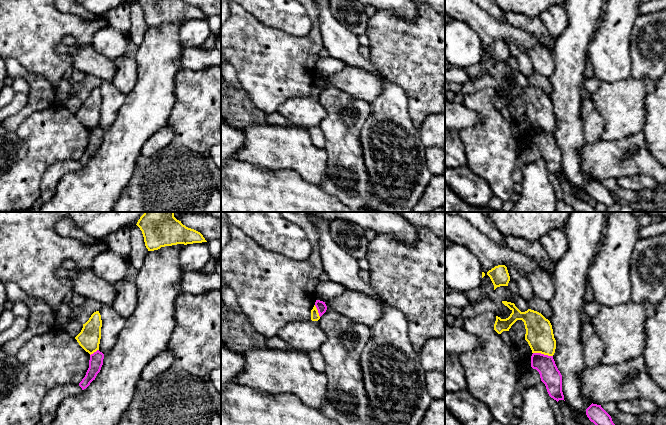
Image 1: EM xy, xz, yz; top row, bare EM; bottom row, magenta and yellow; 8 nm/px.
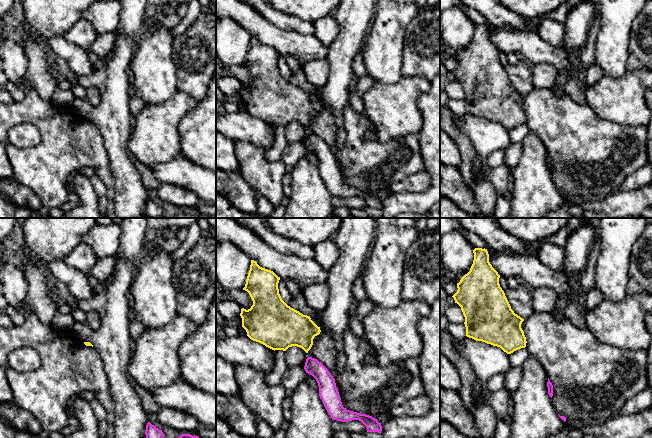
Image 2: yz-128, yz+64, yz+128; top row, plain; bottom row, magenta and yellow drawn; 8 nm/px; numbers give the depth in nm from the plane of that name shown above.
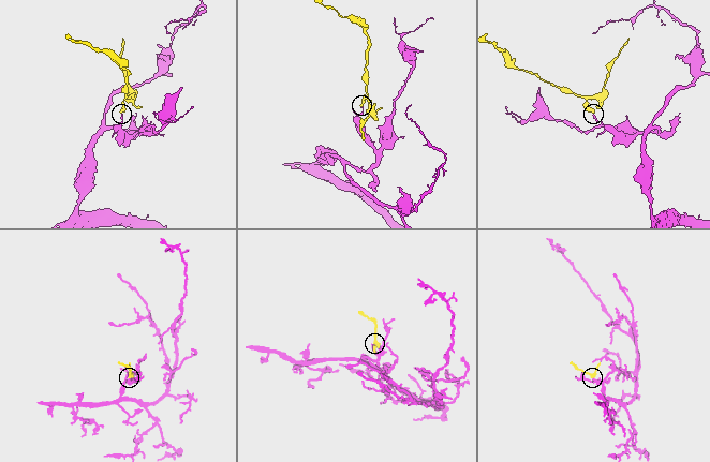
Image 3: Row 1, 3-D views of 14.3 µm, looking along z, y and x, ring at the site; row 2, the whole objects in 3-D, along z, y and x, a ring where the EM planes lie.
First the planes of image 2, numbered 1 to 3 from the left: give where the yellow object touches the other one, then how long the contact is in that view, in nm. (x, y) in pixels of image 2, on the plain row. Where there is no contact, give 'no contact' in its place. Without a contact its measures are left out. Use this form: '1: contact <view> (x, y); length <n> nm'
1: no contact
2: no contact
3: no contact

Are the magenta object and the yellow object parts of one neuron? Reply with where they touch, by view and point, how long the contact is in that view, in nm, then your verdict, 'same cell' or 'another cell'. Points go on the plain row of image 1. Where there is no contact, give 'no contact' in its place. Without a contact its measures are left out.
meets magenta in yz at (543, 130); contact 160 nm long; another cell

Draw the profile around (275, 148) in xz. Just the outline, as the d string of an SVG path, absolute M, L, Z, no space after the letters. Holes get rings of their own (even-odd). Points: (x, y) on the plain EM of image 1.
M270 124L251 125L243 128L246 138L237 160L269 171L294 171L308 183L321 186L327 173L327 153L316 147L308 129L293 125L276 126Z

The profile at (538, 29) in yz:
M504 12L503 15L512 26L538 36L545 48L551 49L555 39L551 37L544 23L539 17L529 17L514 12Z

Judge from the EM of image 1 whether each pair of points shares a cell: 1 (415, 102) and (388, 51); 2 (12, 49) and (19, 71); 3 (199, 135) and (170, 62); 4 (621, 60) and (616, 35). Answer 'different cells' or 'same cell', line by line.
1: same cell
2: different cells
3: different cells
4: same cell

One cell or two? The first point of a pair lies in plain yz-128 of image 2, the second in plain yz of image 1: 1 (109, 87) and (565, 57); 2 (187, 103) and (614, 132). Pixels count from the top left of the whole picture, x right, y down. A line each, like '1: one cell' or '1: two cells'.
1: one cell
2: one cell

